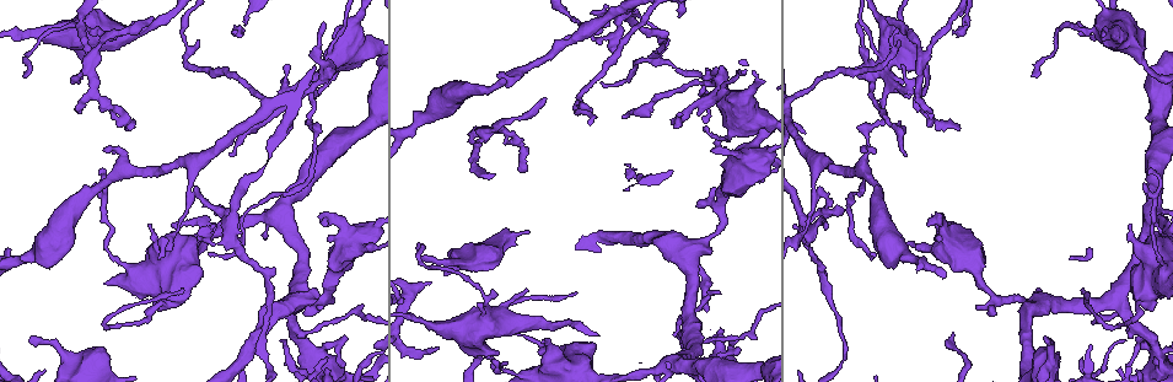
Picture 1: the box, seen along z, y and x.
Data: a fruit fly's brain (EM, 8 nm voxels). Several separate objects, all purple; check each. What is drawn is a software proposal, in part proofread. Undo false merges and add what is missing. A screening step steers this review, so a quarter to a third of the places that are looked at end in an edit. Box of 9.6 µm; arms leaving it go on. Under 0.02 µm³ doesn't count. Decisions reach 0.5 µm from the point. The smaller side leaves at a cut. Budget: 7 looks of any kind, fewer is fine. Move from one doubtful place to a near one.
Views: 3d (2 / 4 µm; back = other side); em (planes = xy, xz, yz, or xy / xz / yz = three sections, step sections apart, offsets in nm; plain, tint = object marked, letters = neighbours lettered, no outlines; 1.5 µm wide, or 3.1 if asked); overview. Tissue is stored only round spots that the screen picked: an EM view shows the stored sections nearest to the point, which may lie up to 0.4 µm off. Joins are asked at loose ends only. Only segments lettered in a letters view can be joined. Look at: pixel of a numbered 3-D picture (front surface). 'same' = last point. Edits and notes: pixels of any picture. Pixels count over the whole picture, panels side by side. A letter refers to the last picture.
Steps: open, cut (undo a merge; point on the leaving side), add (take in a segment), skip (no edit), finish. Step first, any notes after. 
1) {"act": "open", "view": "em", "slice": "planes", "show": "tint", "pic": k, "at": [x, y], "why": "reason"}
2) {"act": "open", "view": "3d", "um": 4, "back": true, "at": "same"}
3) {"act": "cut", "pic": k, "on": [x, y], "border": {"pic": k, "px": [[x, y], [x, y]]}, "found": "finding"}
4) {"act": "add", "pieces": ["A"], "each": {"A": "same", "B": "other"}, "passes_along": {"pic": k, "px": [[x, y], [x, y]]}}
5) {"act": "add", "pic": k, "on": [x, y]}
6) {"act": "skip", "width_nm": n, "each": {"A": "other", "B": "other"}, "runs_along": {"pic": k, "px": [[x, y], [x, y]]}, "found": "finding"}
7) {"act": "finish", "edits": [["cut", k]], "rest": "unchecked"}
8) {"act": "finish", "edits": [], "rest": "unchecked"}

{"act": "open", "view": "3d", "um": 4, "back": true, "pic": 1, "at": [890, 85], "why": "branch point"}

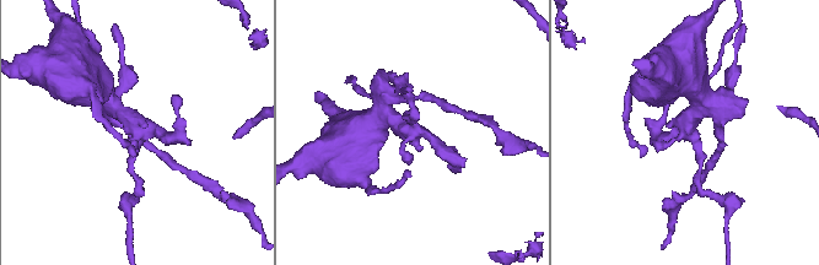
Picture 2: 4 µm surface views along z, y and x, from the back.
{"act": "open", "view": "em", "slice": "planes", "show": "tint", "pic": 2, "at": [139, 125]}

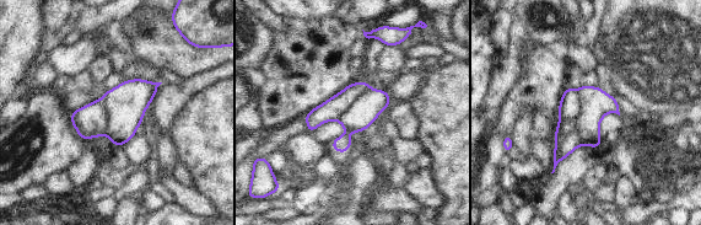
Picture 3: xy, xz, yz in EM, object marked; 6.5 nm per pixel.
{"act": "open", "view": "em", "slice": "planes", "show": "letters", "at": "same", "why": "what lies round it"}

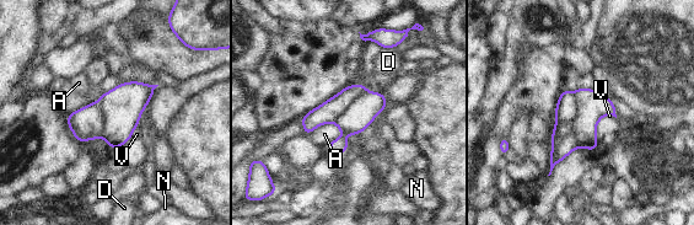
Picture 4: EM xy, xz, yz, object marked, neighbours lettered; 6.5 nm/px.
{"act": "cut", "pic": 4, "on": [591, 106], "each": {"A": "other", "D": "other", "N": "other", "V": "other"}, "border": {"pic": 4, "px": [[574, 94], [575, 116], [557, 122]]}, "found": "a second cell is stuck on"}

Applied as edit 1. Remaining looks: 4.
{"act": "open", "view": "overview", "why": "redraw"}

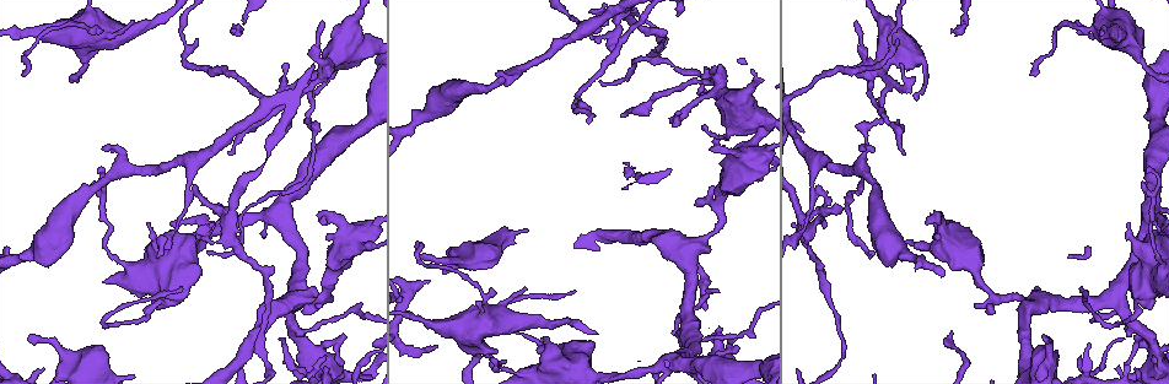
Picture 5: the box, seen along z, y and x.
{"act": "open", "view": "em", "slice": "xy", "step": 4, "show": "letters", "pic": 5, "at": [326, 224], "why": "free end"}

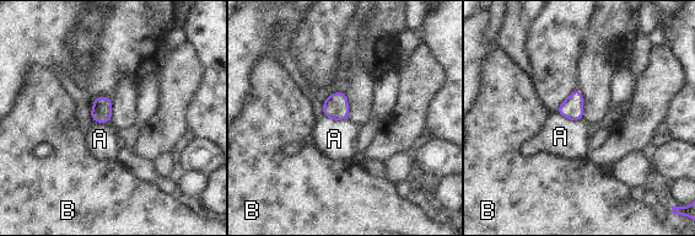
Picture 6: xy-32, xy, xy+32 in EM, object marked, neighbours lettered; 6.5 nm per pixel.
{"act": "open", "view": "em", "slice": "planes", "show": "letters", "at": "same"}

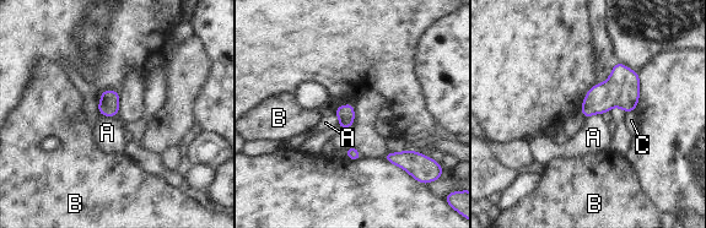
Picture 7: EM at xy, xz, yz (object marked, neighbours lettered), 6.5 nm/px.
{"act": "skip", "each": {"A": "other", "B": "other", "C": "other"}, "border": {"pic": 7, "px": [[100, 113], [103, 115], [116, 115]]}, "found": "no lettered segment goes on from it"}

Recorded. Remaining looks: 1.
{"act": "finish", "edits": [["cut", 4]], "rest": "unchecked"}

